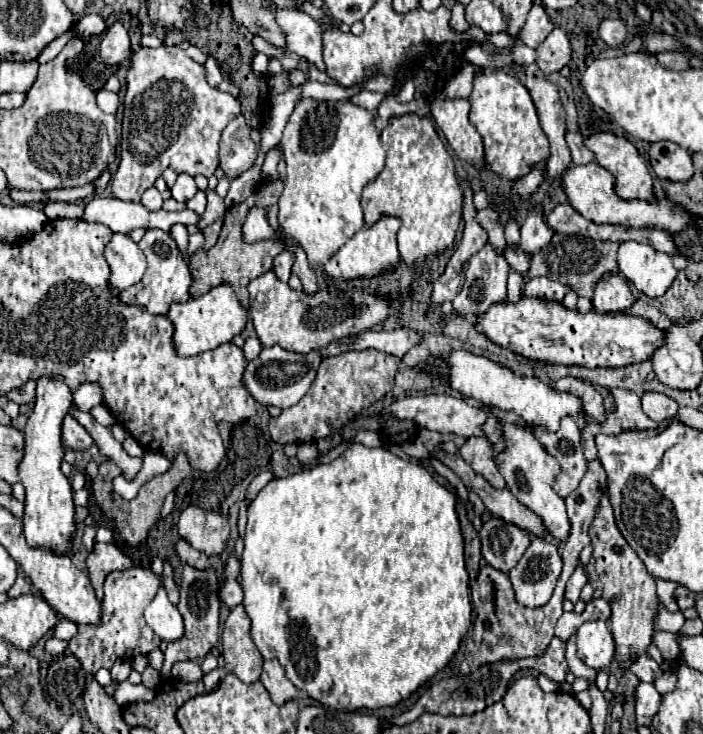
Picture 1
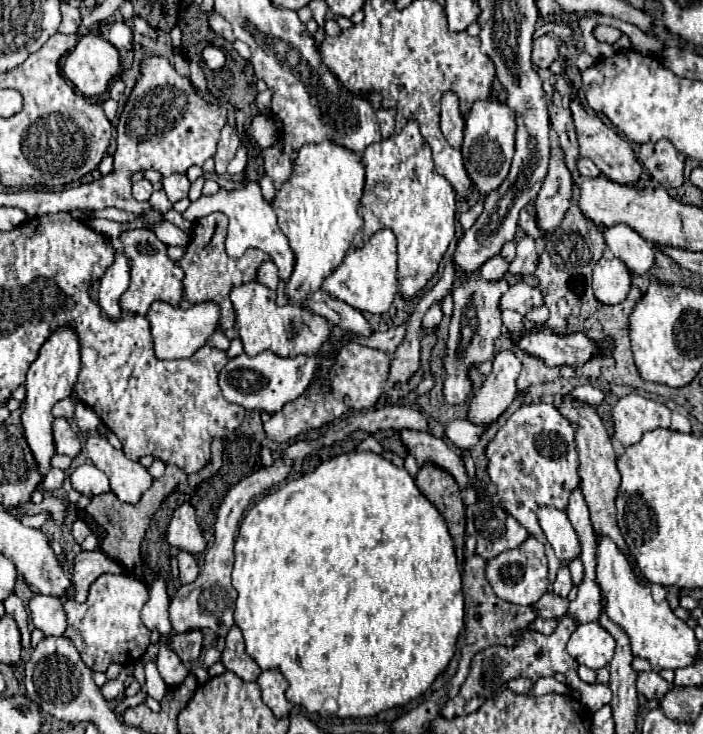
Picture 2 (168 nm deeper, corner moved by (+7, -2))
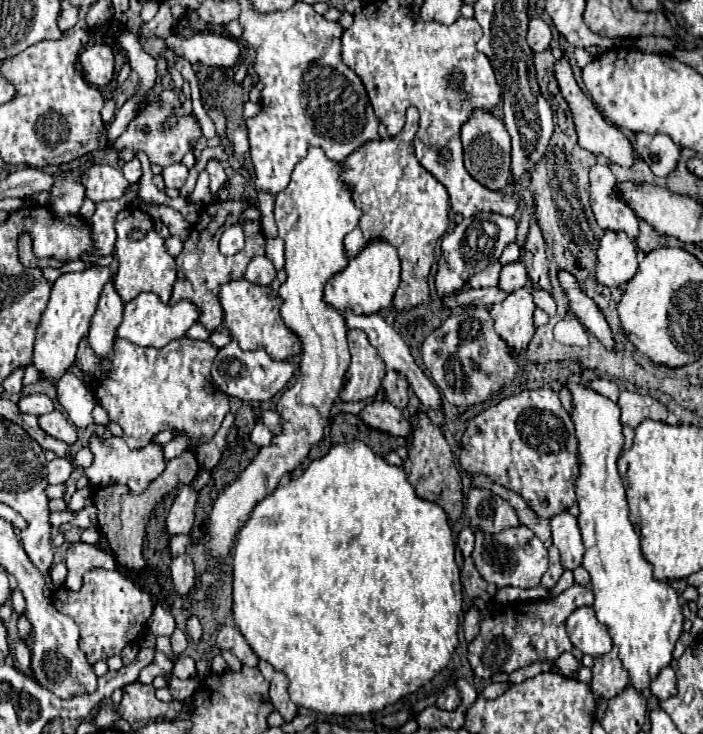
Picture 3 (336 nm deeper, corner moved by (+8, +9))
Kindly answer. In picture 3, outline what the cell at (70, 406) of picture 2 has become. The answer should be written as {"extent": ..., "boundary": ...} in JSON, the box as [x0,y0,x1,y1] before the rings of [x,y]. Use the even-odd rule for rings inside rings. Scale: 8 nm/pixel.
{"extent":[18,394,54,416],"boundary":[[[30,394],[30,396],[22,396],[18,400],[18,410],[24,412],[24,414],[40,416],[40,414],[52,412],[54,404],[52,404],[52,400],[46,394]]]}

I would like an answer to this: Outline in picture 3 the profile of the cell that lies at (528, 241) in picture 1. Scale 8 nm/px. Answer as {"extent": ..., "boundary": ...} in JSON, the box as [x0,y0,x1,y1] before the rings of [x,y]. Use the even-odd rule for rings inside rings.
{"extent":[498,262,528,292],"boundary":[[[516,262],[516,264],[508,264],[502,268],[498,288],[504,292],[514,292],[514,290],[522,288],[526,282],[528,282],[528,272],[524,272],[522,262]]]}

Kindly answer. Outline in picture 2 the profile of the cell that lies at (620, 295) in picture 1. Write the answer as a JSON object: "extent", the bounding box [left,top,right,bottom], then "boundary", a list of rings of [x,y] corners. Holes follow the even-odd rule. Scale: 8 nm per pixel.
{"extent":[593,257,631,305],"boundary":[[[603,257],[593,269],[593,293],[603,305],[617,305],[625,301],[631,289],[631,275],[625,263],[615,257]]]}

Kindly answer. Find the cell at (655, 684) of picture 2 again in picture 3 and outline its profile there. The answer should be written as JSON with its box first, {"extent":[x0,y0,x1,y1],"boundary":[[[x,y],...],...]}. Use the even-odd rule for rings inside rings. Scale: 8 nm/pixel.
{"extent":[652,666,676,700],"boundary":[[[668,666],[660,672],[660,676],[652,682],[652,694],[658,698],[658,700],[666,700],[670,696],[676,694],[676,674],[674,670]]]}

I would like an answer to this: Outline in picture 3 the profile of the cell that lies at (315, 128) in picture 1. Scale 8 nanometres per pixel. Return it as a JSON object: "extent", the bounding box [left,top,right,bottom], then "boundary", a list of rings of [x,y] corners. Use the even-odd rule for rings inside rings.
{"extent":[206,148,362,564],"boundary":[[[310,148],[308,156],[294,168],[292,180],[286,190],[276,196],[274,214],[280,230],[280,238],[286,244],[286,274],[288,280],[280,286],[282,298],[280,316],[284,324],[300,338],[302,356],[298,376],[292,388],[288,388],[276,402],[276,412],[282,420],[282,432],[272,436],[270,446],[262,446],[258,456],[248,464],[242,474],[224,488],[216,498],[208,516],[208,542],[206,558],[212,564],[226,564],[228,554],[236,542],[236,534],[250,520],[254,506],[264,500],[280,482],[280,478],[292,472],[306,456],[308,450],[318,444],[328,430],[330,410],[338,400],[338,392],[344,386],[344,374],[350,364],[350,352],[346,342],[346,322],[328,304],[324,304],[326,282],[342,272],[348,264],[344,254],[344,236],[352,232],[362,216],[354,206],[352,194],[342,188],[340,172],[342,164],[324,156],[322,148]]]}

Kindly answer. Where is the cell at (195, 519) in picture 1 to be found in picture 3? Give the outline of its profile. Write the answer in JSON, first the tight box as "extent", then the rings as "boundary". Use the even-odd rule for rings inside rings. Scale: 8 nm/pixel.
{"extent":[166,486,198,534],"boundary":[[[182,486],[180,494],[176,496],[172,510],[166,518],[168,534],[190,534],[194,522],[194,506],[196,506],[198,492],[192,486]]]}

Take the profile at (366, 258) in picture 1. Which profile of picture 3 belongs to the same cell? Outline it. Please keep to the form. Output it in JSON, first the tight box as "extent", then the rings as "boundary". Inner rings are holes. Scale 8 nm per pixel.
{"extent":[324,240,400,314],"boundary":[[[372,240],[348,266],[328,280],[324,290],[324,300],[336,312],[352,310],[354,314],[376,314],[392,304],[394,292],[400,284],[400,260],[396,250],[384,240]]]}

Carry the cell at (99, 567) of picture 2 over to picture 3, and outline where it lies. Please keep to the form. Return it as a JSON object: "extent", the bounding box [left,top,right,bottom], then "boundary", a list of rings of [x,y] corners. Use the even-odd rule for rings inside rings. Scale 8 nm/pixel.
{"extent":[66,542,116,590],"boundary":[[[76,542],[76,544],[70,544],[70,548],[68,548],[66,568],[68,568],[66,588],[68,590],[80,590],[84,572],[88,572],[92,568],[114,570],[116,568],[116,562],[114,562],[114,558],[110,554],[106,554],[100,548],[92,546],[92,544]]]}

